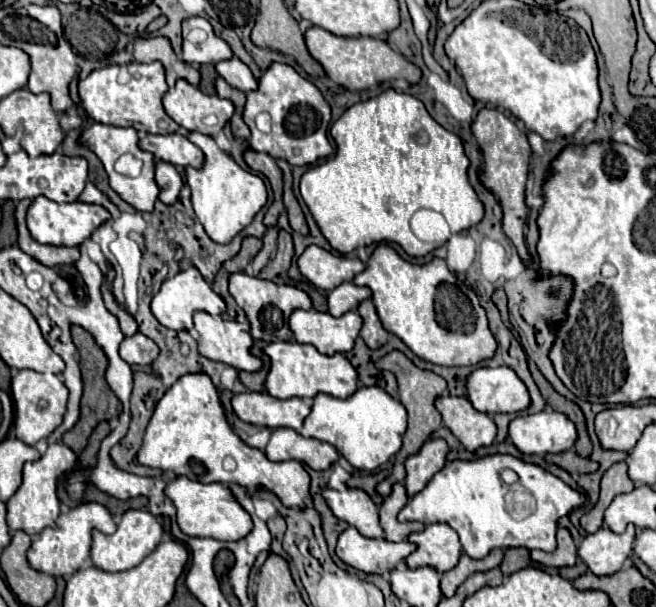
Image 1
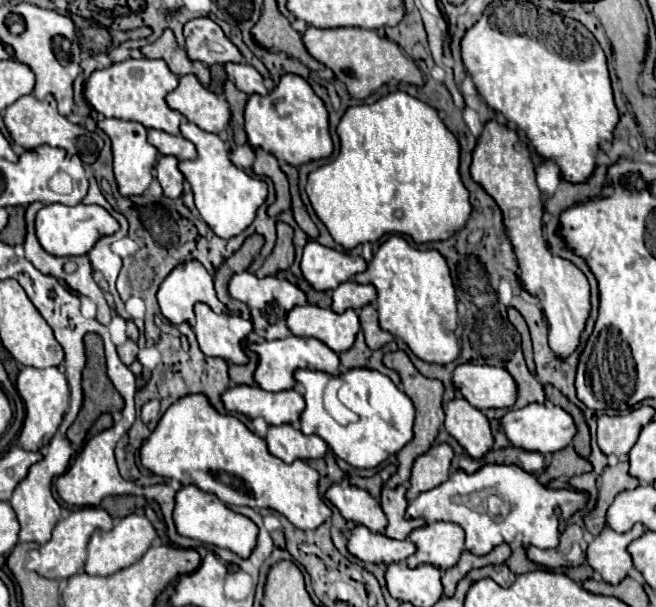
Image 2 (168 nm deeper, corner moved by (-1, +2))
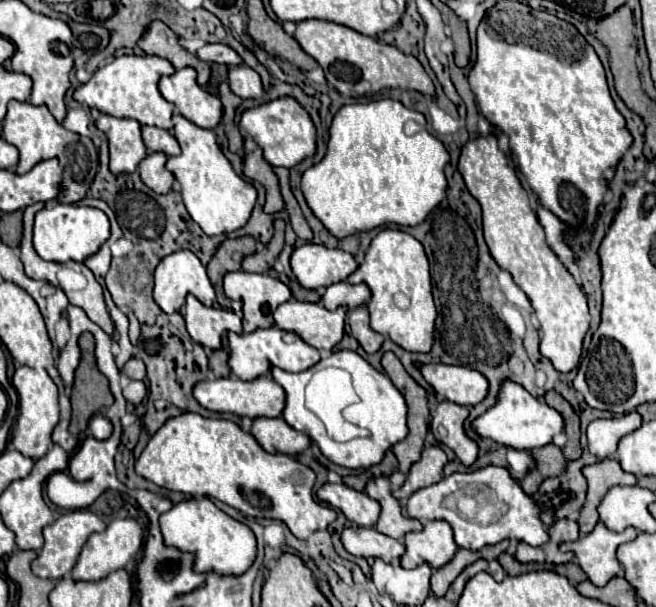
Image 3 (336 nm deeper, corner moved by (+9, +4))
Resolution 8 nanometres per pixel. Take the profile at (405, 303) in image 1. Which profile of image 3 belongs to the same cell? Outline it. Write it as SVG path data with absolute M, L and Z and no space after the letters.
M386 228L370 242L364 262L348 276L350 284L368 284L372 298L368 302L370 328L388 336L408 352L428 354L436 340L436 306L432 298L430 266L424 246L402 230Z

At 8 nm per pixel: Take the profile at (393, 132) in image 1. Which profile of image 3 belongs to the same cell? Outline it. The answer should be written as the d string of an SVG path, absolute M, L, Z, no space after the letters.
M382 98L368 104L342 106L332 120L328 152L320 164L302 174L302 194L314 216L336 238L370 232L384 224L418 226L446 198L444 166L448 162L444 144L426 130L426 118L398 100Z

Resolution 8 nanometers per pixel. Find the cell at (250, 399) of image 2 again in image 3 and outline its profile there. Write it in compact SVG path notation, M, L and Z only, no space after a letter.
M260 376L258 380L238 380L238 378L216 378L216 380L204 380L194 386L194 396L196 400L212 410L212 412L230 412L238 416L248 416L248 418L278 418L284 412L286 406L286 392L284 388L274 382L272 376Z

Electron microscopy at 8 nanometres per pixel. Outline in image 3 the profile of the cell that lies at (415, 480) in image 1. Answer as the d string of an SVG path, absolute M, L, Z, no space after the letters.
M430 446L422 450L422 458L412 464L406 482L394 492L396 500L406 500L416 490L436 484L442 478L442 468L448 462L444 450L440 446Z

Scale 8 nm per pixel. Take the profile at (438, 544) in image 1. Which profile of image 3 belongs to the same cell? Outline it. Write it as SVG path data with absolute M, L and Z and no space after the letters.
M426 522L420 532L408 532L404 538L406 552L400 558L404 568L416 568L418 564L426 562L432 568L440 568L448 564L458 550L452 528L448 522Z

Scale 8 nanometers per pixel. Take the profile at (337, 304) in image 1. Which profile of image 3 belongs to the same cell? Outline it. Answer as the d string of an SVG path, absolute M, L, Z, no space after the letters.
M336 282L326 288L322 296L322 304L328 310L336 310L338 306L352 310L370 300L370 290L364 284L348 284L348 282Z

